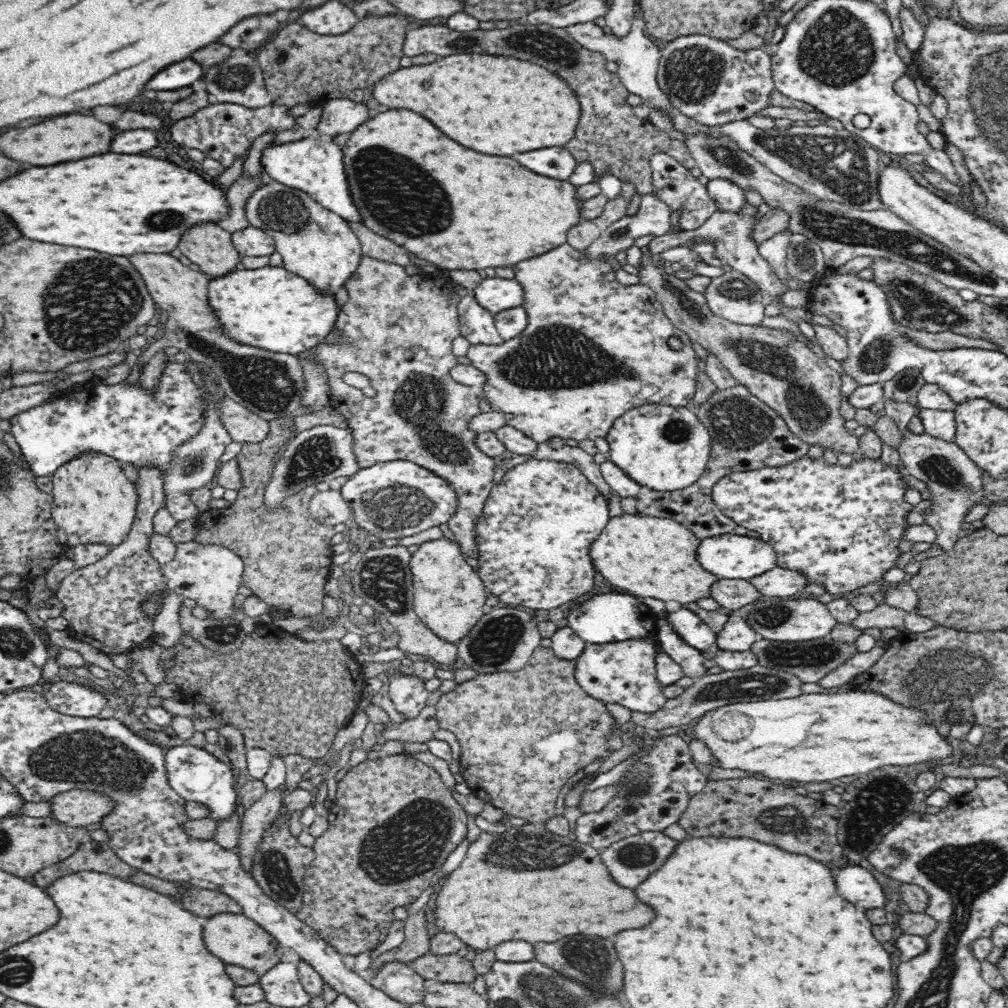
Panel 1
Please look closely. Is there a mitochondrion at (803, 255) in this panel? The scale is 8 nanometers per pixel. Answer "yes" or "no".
yes

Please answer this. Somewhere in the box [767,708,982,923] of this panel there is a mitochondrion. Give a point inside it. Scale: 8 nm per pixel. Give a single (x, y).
(882, 801)

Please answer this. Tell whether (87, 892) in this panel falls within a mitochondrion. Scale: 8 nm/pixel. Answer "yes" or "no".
no

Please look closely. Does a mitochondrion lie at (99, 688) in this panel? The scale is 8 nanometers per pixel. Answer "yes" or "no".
no

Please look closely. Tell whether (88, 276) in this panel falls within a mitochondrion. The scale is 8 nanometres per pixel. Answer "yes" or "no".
yes

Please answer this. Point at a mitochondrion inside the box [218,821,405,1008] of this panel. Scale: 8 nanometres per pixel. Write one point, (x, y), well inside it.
(276, 870)

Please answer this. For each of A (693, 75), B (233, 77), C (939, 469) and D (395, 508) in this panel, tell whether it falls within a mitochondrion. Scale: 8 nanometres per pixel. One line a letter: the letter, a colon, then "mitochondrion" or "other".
A: mitochondrion
B: mitochondrion
C: mitochondrion
D: mitochondrion

